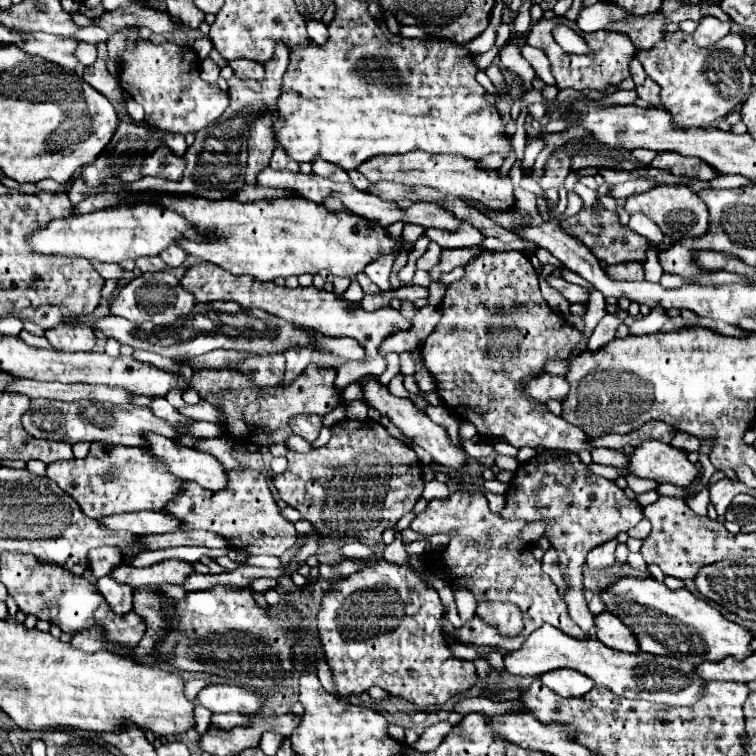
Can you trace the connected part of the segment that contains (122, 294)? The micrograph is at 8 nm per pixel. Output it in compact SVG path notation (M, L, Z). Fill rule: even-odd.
M146 272L138 278L134 278L132 282L128 282L126 286L120 288L118 296L110 302L110 314L122 316L130 322L154 322L154 324L170 324L174 320L178 320L180 316L186 316L194 310L196 302L194 296L190 292L186 292L186 288L182 288L180 280L170 274L170 272Z

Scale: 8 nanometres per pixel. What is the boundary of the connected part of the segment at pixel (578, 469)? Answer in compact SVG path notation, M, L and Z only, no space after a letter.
M544 452L536 454L526 464L520 464L508 484L506 508L500 514L506 520L548 520L550 528L546 534L552 540L552 546L558 550L558 560L570 586L564 596L568 614L584 632L594 630L594 616L590 614L582 594L582 564L586 562L588 550L604 544L618 532L628 532L634 528L642 518L642 506L636 500L630 500L612 480L592 474L576 454Z

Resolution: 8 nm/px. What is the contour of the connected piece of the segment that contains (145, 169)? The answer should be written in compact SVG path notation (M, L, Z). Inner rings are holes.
M160 146L146 158L146 164L142 164L142 174L166 180L180 180L184 166L186 166L184 158L174 156L174 152L168 146Z

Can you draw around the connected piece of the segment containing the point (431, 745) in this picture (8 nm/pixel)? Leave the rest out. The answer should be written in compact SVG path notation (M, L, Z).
M450 722L432 724L432 726L428 726L428 728L420 734L420 738L418 738L418 742L414 744L414 748L416 748L418 752L432 752L432 750L436 750L438 744L448 736L450 730L452 730L452 724L450 724Z

